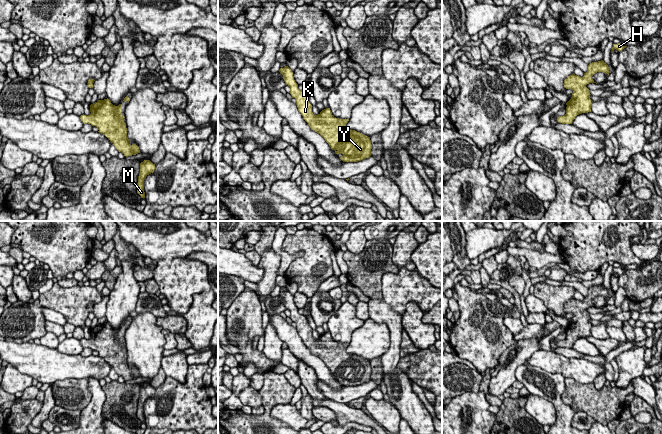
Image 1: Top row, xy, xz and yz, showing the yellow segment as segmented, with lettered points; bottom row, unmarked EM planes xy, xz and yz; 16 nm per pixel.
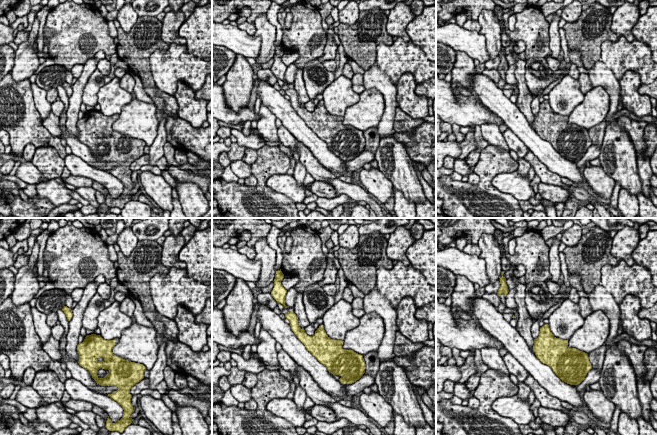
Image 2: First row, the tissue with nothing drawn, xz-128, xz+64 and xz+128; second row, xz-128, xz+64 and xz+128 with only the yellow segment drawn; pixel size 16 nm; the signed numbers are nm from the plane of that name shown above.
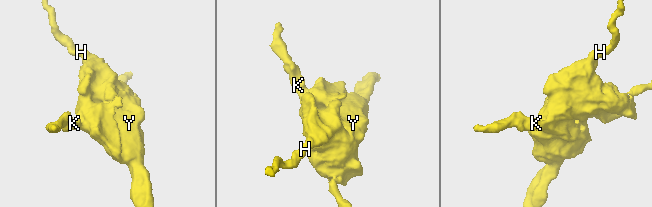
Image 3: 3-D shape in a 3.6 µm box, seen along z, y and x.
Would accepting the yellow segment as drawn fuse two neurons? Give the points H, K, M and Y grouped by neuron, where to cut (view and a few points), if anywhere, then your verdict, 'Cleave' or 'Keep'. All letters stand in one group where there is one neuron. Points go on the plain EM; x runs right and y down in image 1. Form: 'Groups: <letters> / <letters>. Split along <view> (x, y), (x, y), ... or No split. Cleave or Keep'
Groups: H K M Y. No split. Keep

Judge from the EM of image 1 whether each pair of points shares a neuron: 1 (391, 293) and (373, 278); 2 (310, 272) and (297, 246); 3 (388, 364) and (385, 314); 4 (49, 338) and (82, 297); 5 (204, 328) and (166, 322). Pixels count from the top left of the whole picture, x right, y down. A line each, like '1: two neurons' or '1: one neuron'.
1: two neurons
2: one neuron
3: one neuron
4: two neurons
5: two neurons

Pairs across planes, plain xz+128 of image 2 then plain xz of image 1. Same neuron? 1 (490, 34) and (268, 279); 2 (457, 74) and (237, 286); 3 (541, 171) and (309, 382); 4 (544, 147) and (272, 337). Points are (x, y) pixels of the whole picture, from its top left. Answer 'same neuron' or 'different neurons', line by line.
1: same neuron
2: different neurons
3: same neuron
4: different neurons

